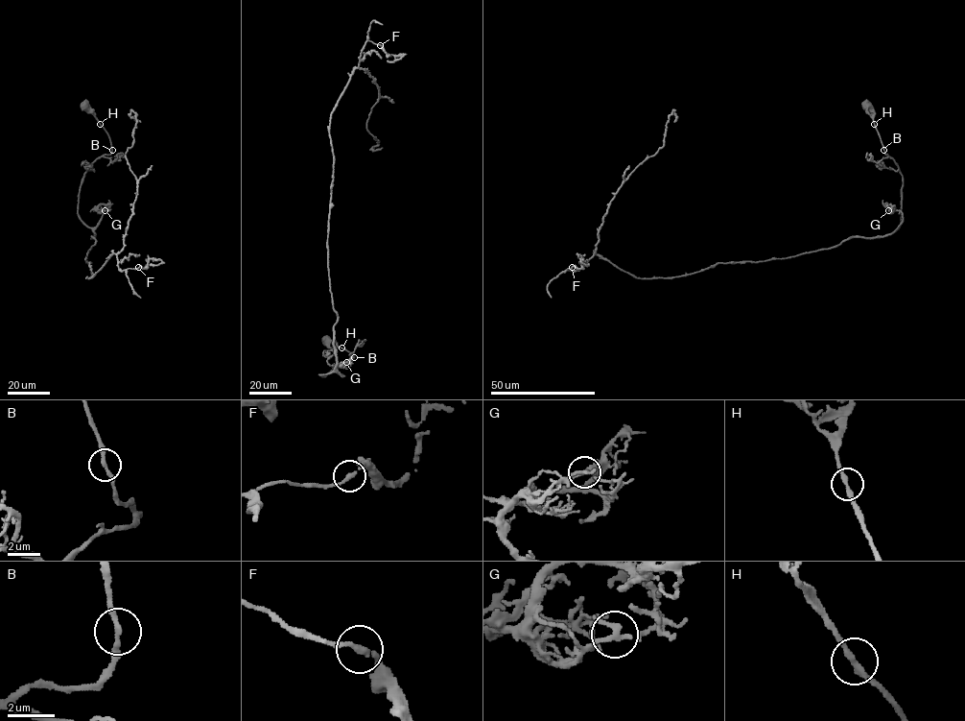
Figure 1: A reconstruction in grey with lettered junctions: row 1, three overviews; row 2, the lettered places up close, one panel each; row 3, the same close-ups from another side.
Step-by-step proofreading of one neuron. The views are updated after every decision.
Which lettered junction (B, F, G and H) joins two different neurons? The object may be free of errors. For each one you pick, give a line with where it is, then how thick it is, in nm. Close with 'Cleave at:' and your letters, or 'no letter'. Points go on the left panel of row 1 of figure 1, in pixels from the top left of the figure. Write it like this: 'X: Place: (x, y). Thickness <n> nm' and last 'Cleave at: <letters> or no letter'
Cleave at: no letter

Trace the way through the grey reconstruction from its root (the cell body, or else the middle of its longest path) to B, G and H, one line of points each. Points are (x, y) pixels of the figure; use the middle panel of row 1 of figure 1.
B: (328, 340), (334, 340), (354, 357)
G: (328, 340), (334, 340), (354, 358), (325, 376), (319, 374), (337, 372), (343, 376), (336, 368), (346, 362)
H: (328, 340), (334, 340), (341, 348)

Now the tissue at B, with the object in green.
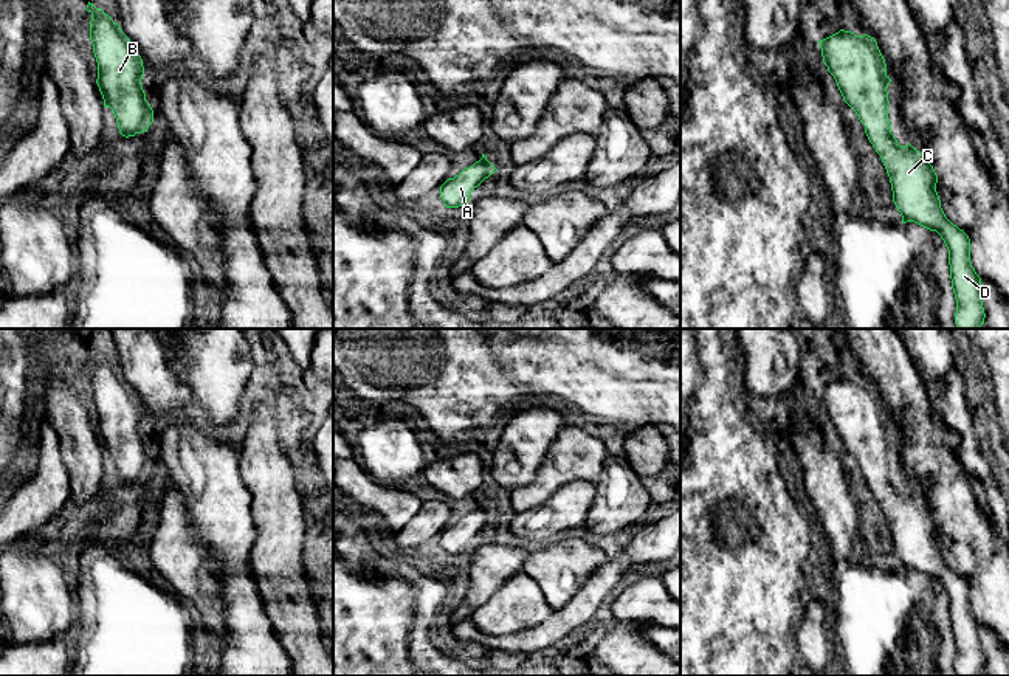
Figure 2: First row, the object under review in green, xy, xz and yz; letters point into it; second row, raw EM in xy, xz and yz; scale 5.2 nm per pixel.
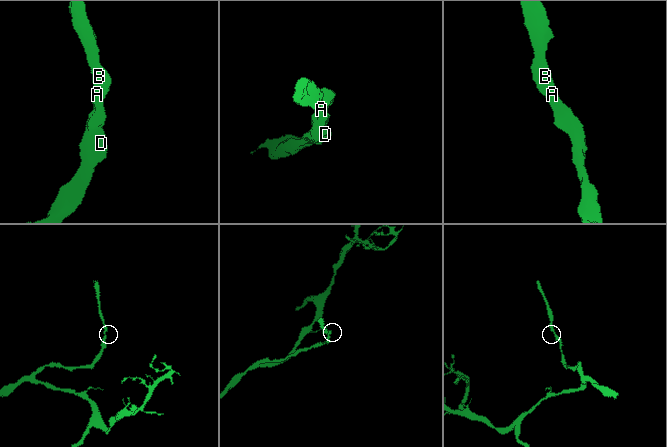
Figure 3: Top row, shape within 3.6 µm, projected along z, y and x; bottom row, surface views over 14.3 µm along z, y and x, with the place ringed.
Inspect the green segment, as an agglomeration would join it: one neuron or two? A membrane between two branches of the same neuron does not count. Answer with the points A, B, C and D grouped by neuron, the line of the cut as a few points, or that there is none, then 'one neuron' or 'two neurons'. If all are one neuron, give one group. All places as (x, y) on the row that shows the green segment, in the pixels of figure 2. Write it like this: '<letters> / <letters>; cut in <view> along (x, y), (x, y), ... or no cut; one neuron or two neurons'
A B C D; no cut; one neuron

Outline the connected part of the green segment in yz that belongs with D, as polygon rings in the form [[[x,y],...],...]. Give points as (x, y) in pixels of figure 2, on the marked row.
[[[840,29],[818,43],[843,101],[856,112],[882,158],[902,223],[914,222],[936,231],[949,250],[956,329],[981,329],[986,313],[981,278],[970,262],[970,239],[945,217],[936,192],[938,175],[927,157],[910,143],[901,146],[891,133],[887,91],[891,79],[876,39]]]

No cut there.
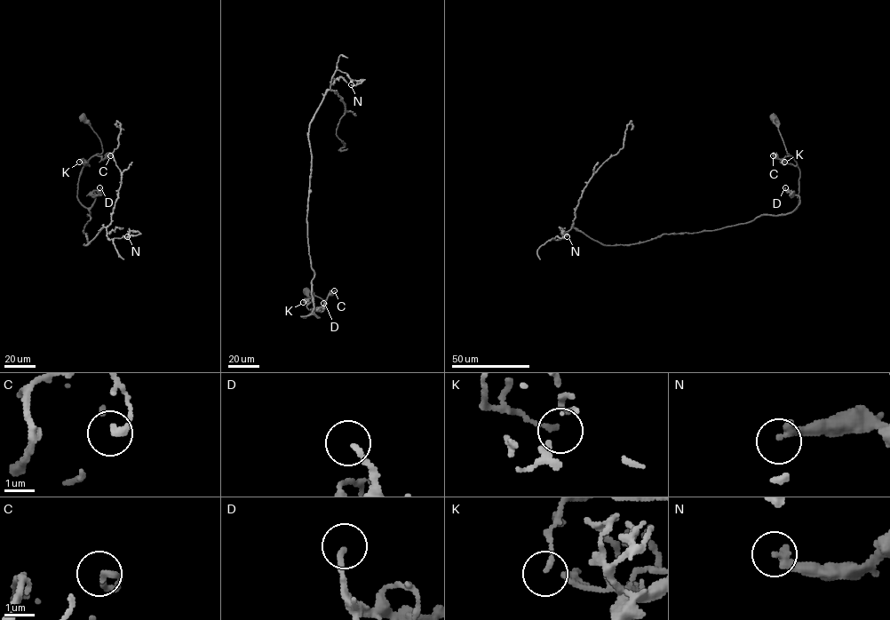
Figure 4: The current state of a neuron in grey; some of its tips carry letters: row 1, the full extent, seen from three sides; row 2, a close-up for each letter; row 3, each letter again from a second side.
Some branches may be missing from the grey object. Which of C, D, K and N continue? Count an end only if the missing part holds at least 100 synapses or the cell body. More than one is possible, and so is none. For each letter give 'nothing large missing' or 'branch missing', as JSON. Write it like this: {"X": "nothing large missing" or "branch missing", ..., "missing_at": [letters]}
{"C": "nothing large missing", "D": "nothing large missing", "K": "nothing large missing", "N": "nothing large missing", "missing_at": []}

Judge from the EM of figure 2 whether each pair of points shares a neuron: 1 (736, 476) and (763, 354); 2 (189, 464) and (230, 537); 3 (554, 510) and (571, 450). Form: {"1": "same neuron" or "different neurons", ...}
{"1": "different neurons", "2": "same neuron", "3": "different neurons"}

